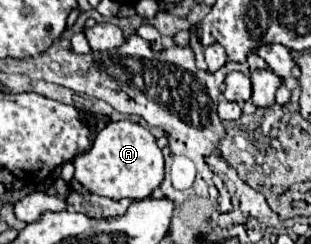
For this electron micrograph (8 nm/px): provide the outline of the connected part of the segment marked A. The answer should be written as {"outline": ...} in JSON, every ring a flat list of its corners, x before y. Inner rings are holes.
{"outline":[[130,120,110,122,98,136,88,152,72,160,76,172,74,178,92,194,112,200,142,200,148,198,164,180,164,156,156,144,156,138]]}

